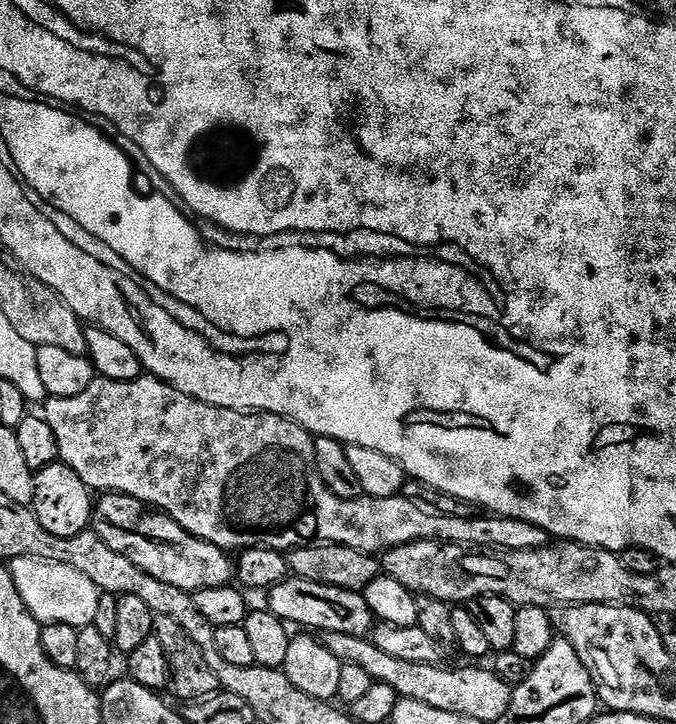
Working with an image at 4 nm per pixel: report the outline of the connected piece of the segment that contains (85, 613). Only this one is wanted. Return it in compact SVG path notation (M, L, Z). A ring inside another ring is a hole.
M32 556L13 559L10 571L28 613L41 625L65 626L70 630L83 630L95 625L102 591L95 580L84 572L79 572L69 564L57 564Z

